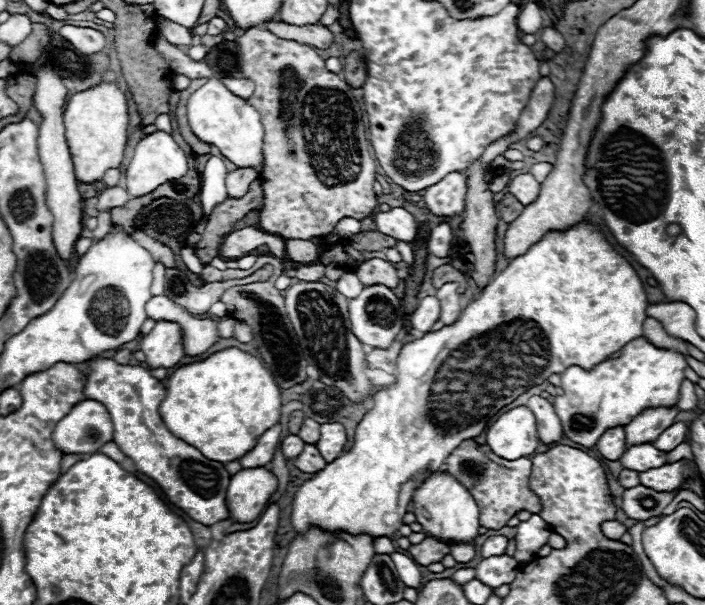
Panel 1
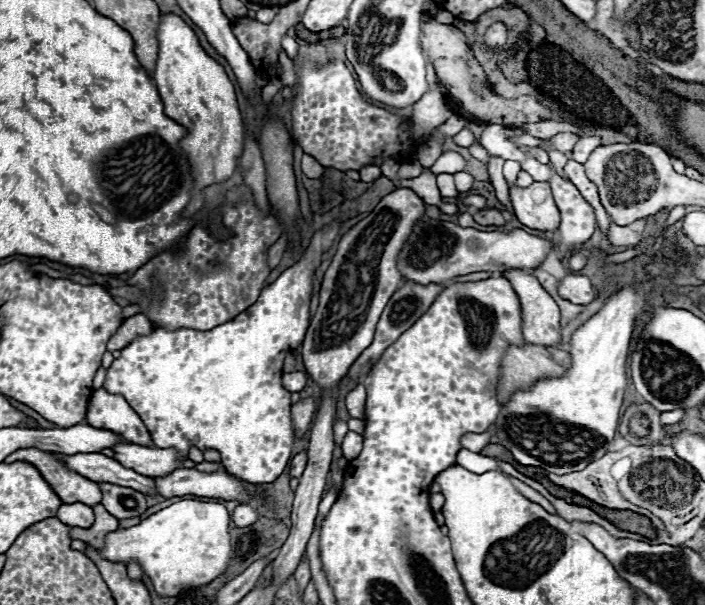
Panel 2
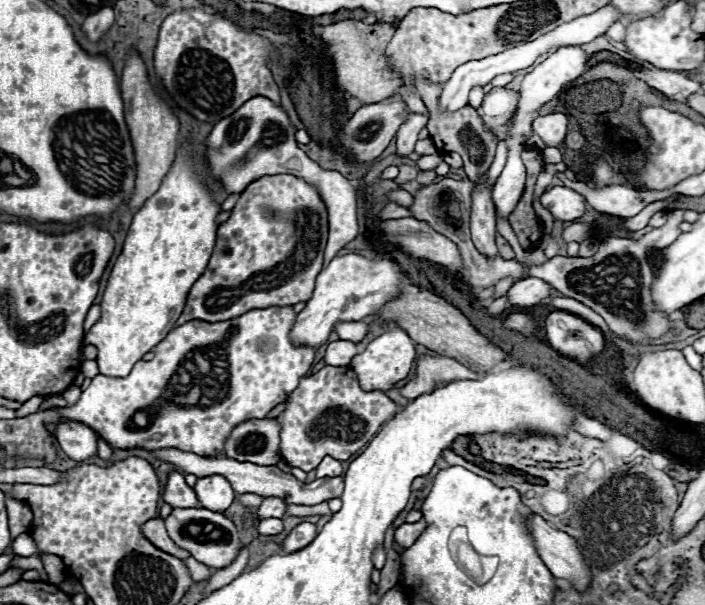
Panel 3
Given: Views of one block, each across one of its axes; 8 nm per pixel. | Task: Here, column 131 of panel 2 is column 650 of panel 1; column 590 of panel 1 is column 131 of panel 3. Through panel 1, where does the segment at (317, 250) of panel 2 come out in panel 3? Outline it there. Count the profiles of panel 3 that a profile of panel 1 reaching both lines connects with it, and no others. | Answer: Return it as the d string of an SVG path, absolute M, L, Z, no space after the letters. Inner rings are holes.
M270 306L250 310L238 318L224 322L204 322L190 320L178 328L172 328L170 334L154 348L154 358L150 362L136 362L132 372L124 378L112 376L94 376L92 384L84 390L78 404L72 408L60 408L64 418L84 422L96 430L112 448L170 448L178 446L180 450L190 450L194 454L206 456L224 456L224 444L230 436L230 430L238 422L250 418L266 418L272 408L286 402L286 398L298 388L302 376L314 364L316 350L312 346L298 346L290 338L296 312L292 306ZM224 344L226 362L228 362L228 394L220 402L208 408L182 408L170 402L158 408L150 426L138 426L132 422L134 414L150 408L166 390L170 378L176 374L178 366L186 354L194 348Z

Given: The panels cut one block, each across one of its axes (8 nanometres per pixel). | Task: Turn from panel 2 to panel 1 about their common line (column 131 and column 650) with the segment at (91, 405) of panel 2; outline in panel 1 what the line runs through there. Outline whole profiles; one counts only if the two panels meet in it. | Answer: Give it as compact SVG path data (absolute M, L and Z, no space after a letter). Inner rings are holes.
M658 406L642 410L630 424L626 424L626 448L636 446L636 442L652 442L656 440L668 426L672 426L678 416L676 406Z

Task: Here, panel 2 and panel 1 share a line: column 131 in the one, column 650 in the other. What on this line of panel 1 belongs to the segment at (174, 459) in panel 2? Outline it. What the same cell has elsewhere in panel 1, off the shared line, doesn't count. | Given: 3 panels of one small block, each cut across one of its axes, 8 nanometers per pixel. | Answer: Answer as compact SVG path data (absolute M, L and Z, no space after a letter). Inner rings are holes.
M638 444L630 446L618 460L622 466L628 466L628 470L650 470L656 466L666 464L666 452L654 448L652 444Z

